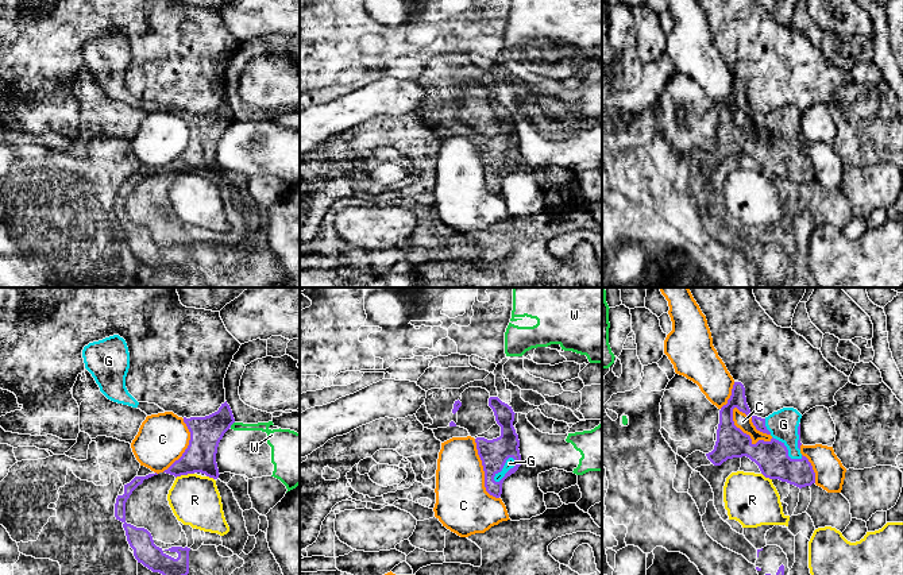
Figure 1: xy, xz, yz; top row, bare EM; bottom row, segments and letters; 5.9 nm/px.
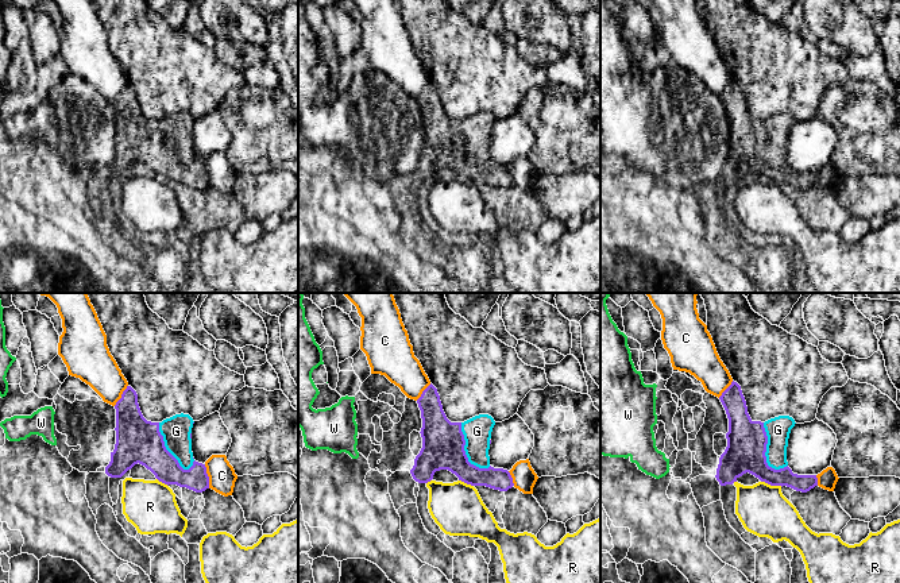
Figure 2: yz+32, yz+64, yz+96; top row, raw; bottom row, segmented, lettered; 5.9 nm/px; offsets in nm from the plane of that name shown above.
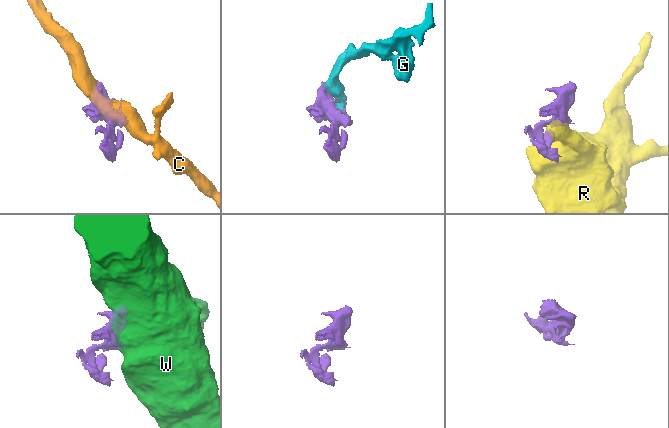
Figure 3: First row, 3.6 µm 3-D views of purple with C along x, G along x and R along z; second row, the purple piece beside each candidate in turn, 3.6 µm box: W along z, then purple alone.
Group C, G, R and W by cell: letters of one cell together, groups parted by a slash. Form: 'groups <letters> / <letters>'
groups C / G / R / W

